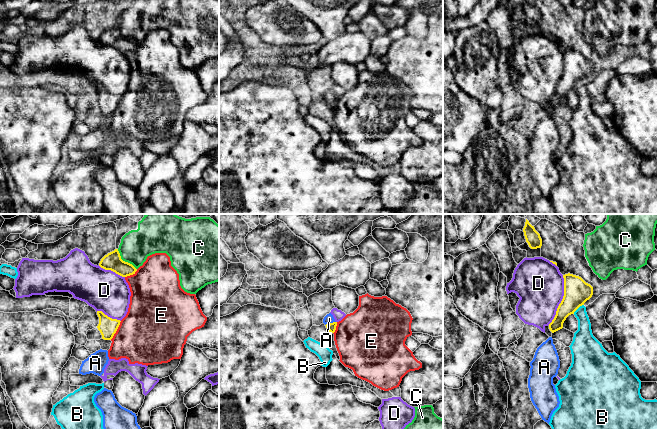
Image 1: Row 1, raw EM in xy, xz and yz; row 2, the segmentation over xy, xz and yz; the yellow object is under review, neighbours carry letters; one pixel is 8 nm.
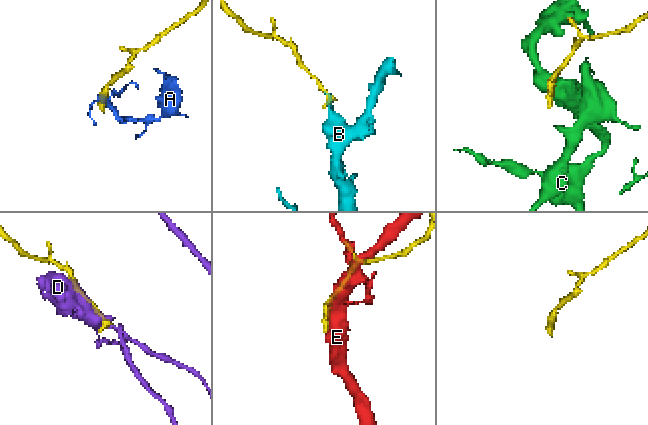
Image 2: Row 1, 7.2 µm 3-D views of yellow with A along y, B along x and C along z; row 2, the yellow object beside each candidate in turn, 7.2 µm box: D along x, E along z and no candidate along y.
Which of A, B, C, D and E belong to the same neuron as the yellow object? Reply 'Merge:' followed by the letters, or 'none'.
Merge: A

